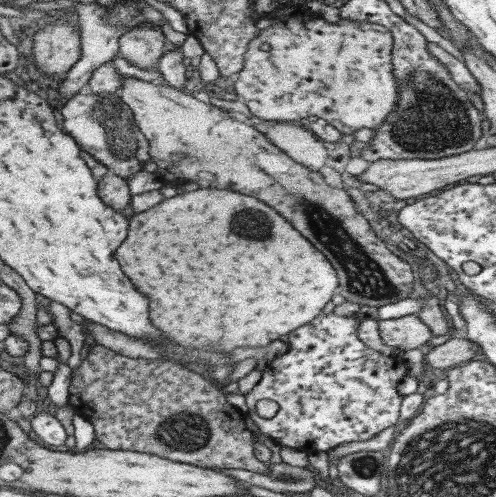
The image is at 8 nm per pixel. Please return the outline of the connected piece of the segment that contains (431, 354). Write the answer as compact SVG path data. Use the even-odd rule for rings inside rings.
M449 338L435 346L424 356L424 363L433 368L457 367L473 358L473 346L469 339Z

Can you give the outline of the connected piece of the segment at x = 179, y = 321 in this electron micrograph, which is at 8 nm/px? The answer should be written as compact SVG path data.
M205 188L205 190L187 192L187 194L175 196L175 198L169 198L163 204L155 206L153 210L133 216L127 244L123 244L123 248L119 248L119 262L123 264L123 270L127 272L127 276L131 276L133 284L137 288L141 288L143 294L149 296L151 320L169 340L173 340L181 346L187 346L187 348L205 348L205 350L223 350L223 352L231 352L235 348L247 348L247 346L251 346L251 348L266 347L273 340L279 340L281 336L297 331L319 314L319 310L329 302L329 298L333 296L333 290L337 286L337 270L279 212L275 212L271 206L263 204L261 200L255 200L253 196L243 196L239 192L217 190L217 188Z

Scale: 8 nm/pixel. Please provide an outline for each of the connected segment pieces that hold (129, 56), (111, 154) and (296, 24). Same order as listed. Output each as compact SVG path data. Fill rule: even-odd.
M149 22L146 26L123 34L120 38L120 54L139 68L158 68L165 53L166 41L168 38L162 27Z
M118 92L79 93L65 103L61 114L64 117L63 130L74 136L75 140L83 145L83 150L107 167L111 173L131 178L152 160L150 140L139 128L133 109L121 100Z
M278 4L270 13L272 18L276 18L276 23L263 29L253 40L251 40L248 51L245 53L245 64L243 70L238 72L238 79L234 82L234 90L238 97L243 100L250 112L258 118L275 122L296 122L302 118L307 119L314 116L316 119L323 119L327 124L331 124L340 134L352 135L358 128L376 128L387 119L398 99L398 88L395 77L392 73L392 36L390 31L380 24L370 23L360 20L339 19L336 23L329 23L316 16L305 5L299 4Z

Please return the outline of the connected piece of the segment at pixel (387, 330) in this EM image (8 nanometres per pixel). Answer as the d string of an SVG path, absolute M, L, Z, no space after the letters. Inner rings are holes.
M417 314L377 320L377 331L383 345L403 352L420 348L432 338L429 327L419 320Z

